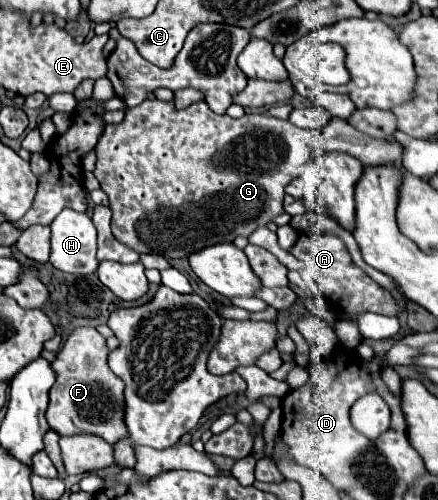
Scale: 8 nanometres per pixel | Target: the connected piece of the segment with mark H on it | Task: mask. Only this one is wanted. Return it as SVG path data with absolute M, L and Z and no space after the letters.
M65 208L57 214L57 218L51 224L51 258L49 262L63 270L63 272L71 272L71 274L93 274L99 266L99 260L95 256L97 250L97 230L91 222L91 216L87 212L73 212L73 208Z

